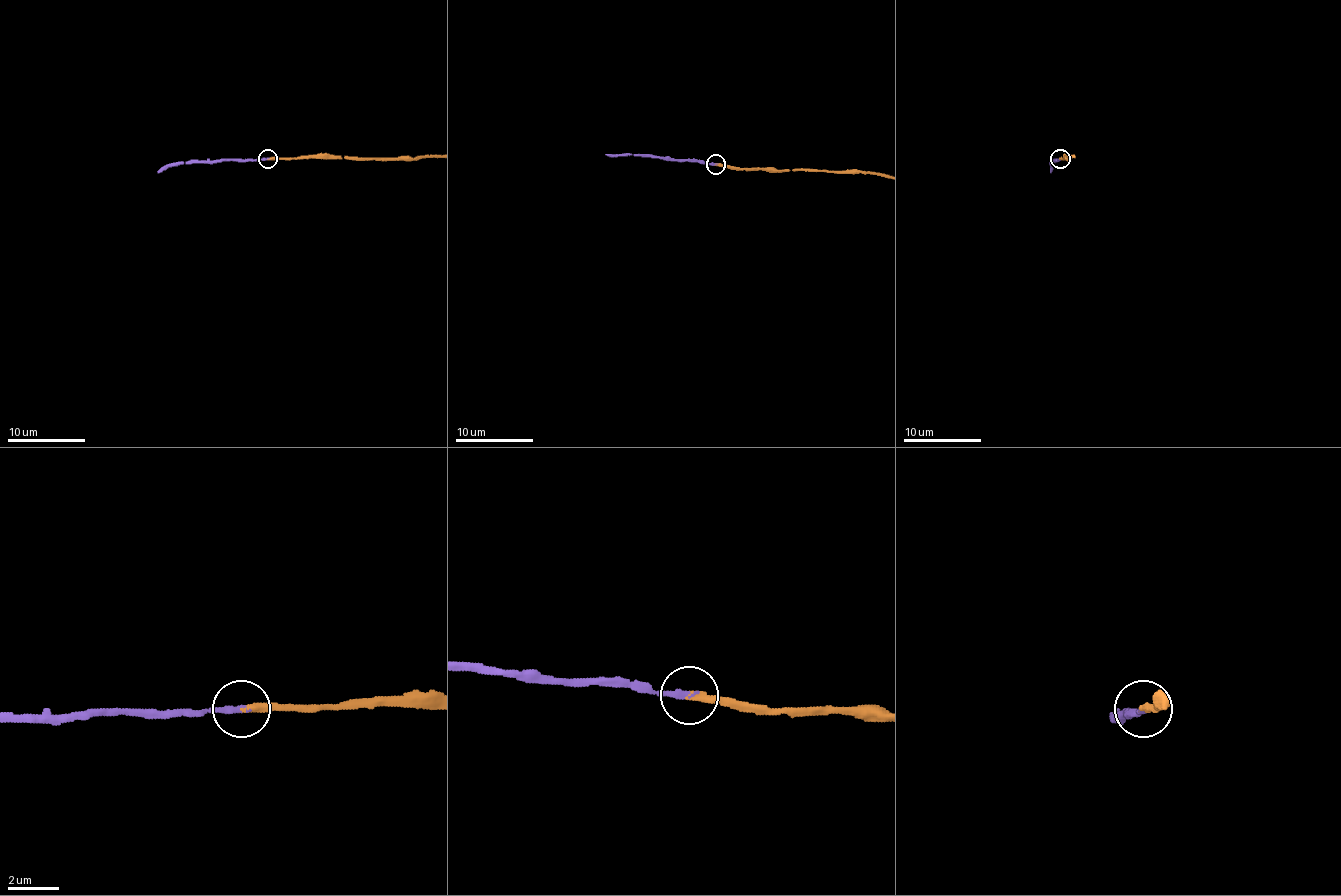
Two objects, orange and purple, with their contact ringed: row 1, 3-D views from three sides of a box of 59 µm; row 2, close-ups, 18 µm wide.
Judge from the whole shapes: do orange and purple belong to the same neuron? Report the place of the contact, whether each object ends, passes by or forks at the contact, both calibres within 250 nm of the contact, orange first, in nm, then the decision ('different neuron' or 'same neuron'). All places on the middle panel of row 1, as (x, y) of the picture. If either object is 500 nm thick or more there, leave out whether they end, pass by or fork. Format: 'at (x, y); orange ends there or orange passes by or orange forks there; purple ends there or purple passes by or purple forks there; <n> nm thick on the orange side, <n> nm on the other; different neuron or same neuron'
at (715, 164); orange ends there; purple ends there; 280 nm thick on the orange side, 280 nm on the other; same neuron

